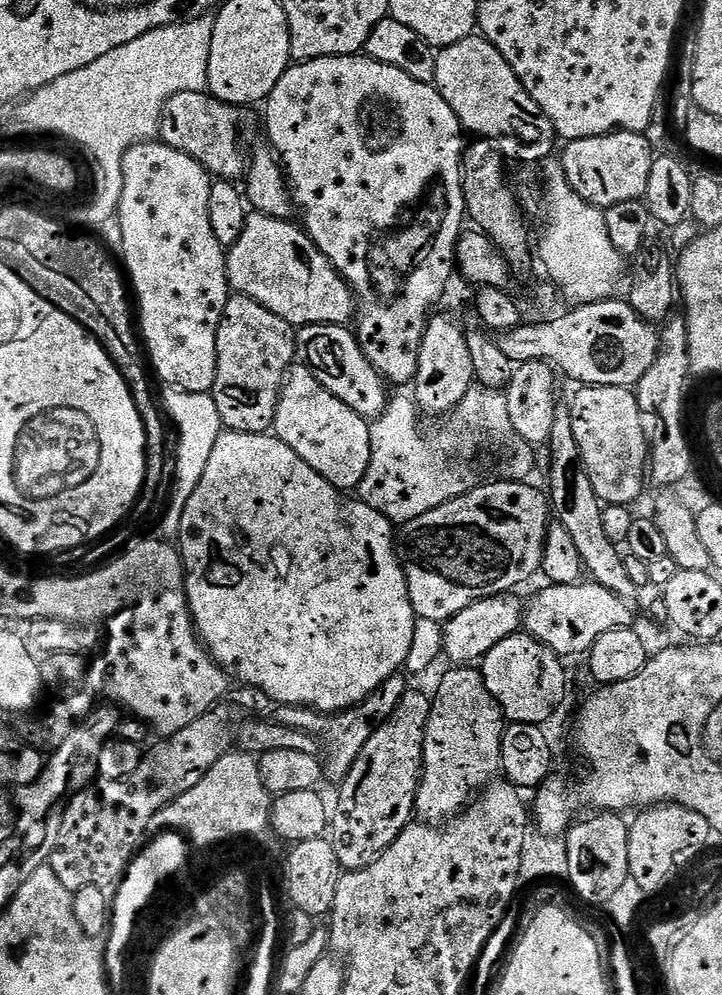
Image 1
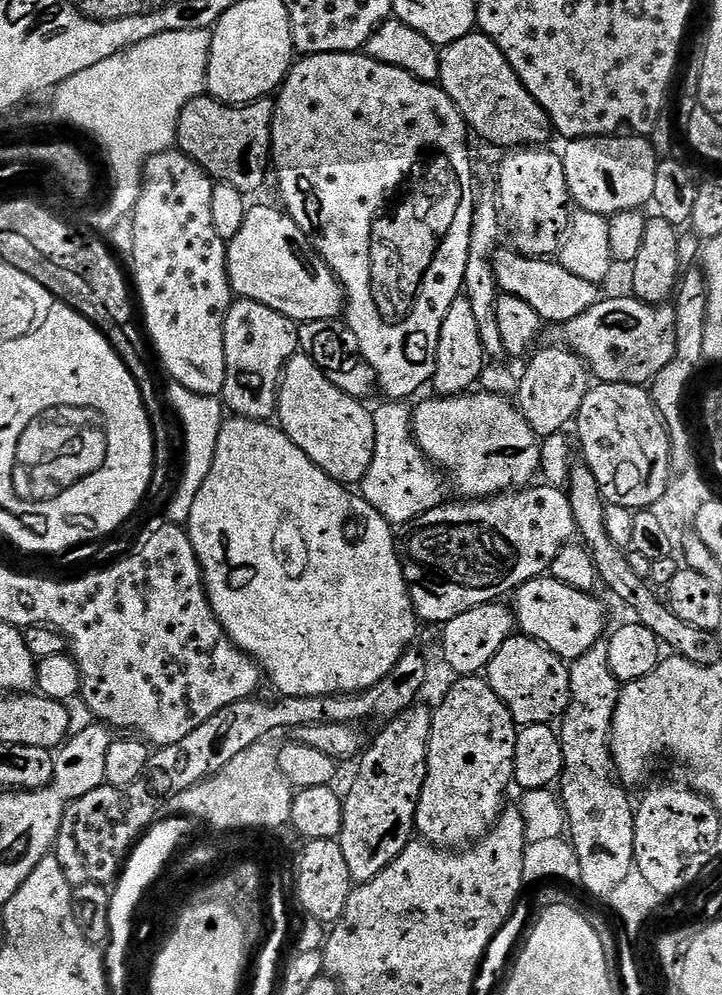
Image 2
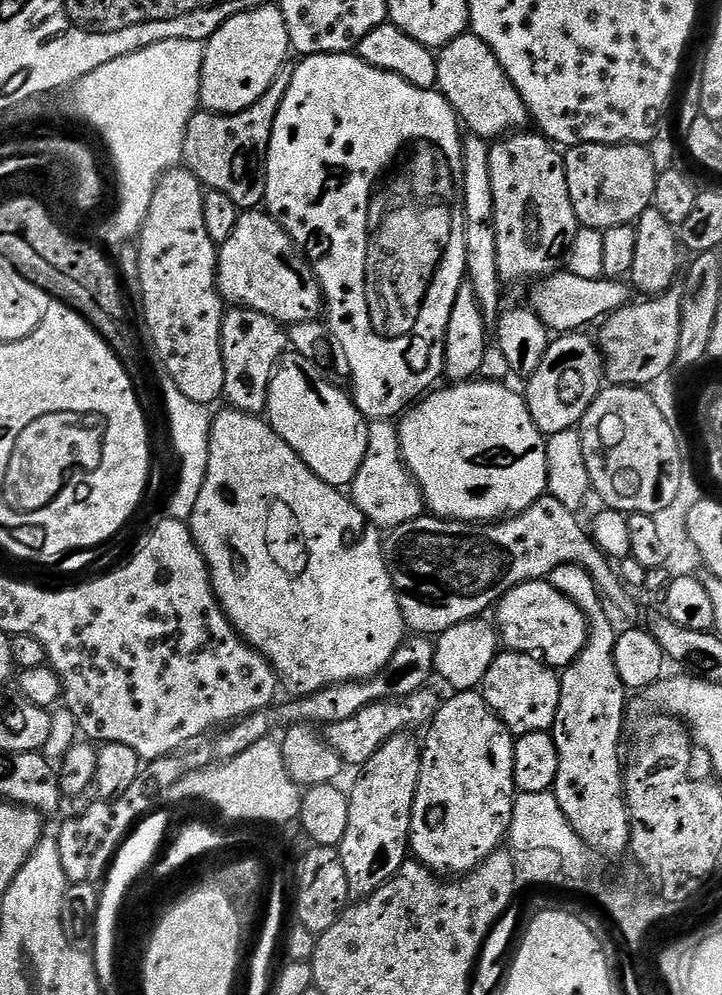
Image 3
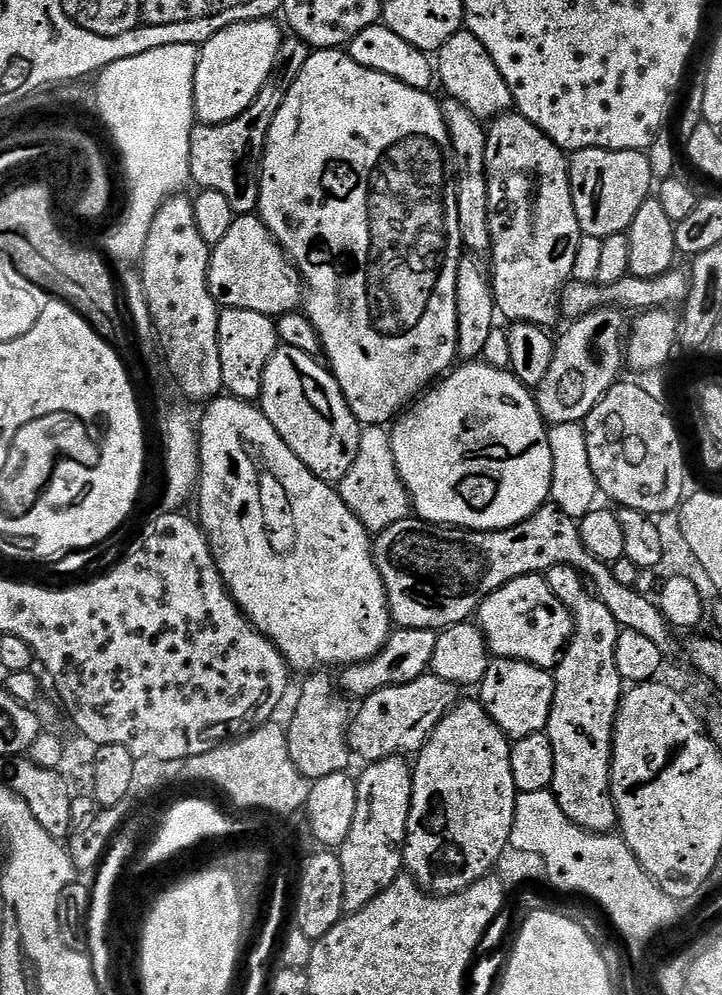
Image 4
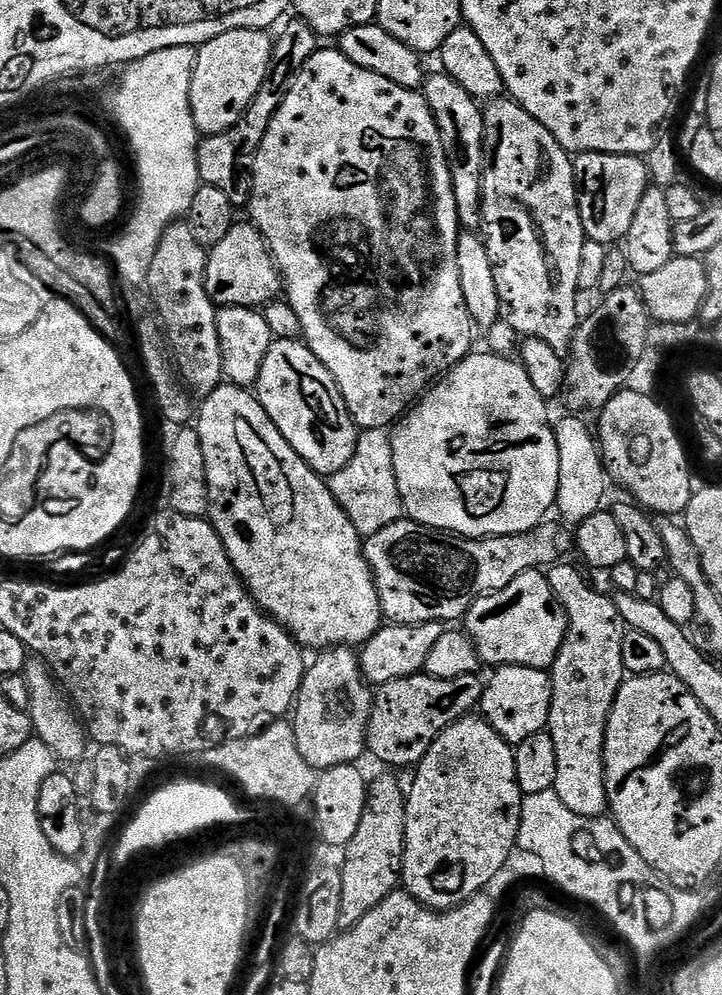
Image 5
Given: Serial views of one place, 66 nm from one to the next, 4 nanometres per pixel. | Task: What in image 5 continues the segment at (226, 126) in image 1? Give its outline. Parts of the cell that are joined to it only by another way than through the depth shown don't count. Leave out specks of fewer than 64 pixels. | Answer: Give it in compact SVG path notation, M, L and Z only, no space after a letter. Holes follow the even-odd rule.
M302 19L290 20L279 29L280 37L278 35L275 37L268 76L259 94L252 99L252 105L248 107L244 117L230 130L213 136L204 136L200 141L198 170L201 181L222 190L222 194L230 198L232 207L236 210L244 210L248 207L248 199L252 193L252 167L262 146L262 138L266 138L266 130L270 130L270 122L274 122L274 114L278 114L278 106L286 102L286 94L290 94L290 86L294 86L294 78L298 78L302 66L306 66L306 62L318 50L316 31Z

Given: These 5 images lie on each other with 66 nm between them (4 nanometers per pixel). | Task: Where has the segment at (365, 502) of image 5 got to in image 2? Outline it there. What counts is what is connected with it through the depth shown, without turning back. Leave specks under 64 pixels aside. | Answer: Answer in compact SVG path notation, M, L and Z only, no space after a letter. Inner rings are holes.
M384 402L380 409L372 412L372 461L364 479L358 485L359 495L367 502L368 507L374 509L382 519L393 526L406 525L414 518L439 508L442 503L437 473L416 447L412 434L412 417L409 409L406 410L404 407L400 402Z

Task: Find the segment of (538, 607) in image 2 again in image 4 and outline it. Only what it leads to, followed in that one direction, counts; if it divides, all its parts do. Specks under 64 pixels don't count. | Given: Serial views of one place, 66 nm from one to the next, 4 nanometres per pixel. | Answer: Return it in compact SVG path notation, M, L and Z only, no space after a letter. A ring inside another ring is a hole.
M540 574L514 578L506 586L502 586L494 594L486 597L480 603L478 627L483 632L488 643L489 653L493 657L502 660L530 662L534 666L549 670L555 669L556 665L560 663L561 655L564 649L568 647L568 642L572 639L574 631L572 616L568 612L567 606L558 599L554 590L550 590L547 579Z

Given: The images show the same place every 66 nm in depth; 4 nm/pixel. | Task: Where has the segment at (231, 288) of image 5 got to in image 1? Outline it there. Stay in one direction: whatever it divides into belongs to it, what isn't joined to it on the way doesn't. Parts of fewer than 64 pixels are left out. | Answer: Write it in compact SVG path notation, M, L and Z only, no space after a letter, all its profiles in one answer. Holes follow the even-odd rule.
M263 214L249 215L248 221L236 243L231 245L227 253L228 283L241 296L254 298L262 306L266 306L274 314L278 314L288 324L307 326L309 324L343 324L355 317L358 312L358 300L347 280L340 271L320 253L318 246L308 237L299 223L279 216Z

